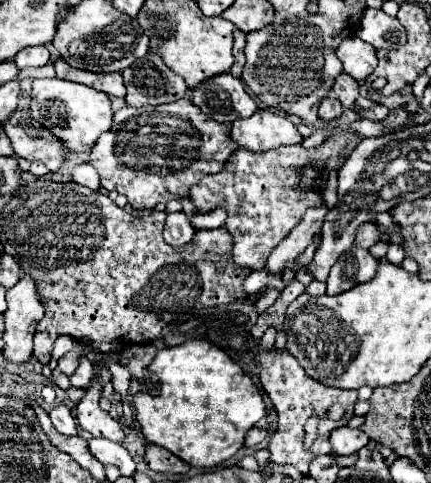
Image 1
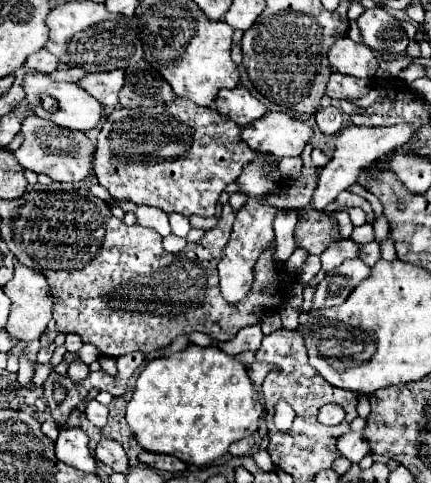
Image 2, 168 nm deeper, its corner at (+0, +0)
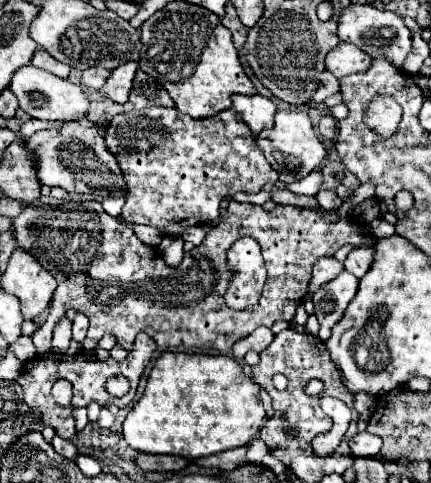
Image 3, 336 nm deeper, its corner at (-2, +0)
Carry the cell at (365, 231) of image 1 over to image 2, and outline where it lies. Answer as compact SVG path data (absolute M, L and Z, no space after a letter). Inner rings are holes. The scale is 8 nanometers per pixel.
M339 240L339 242L333 242L323 254L321 254L321 268L325 272L329 270L335 270L337 266L341 266L345 260L349 258L357 258L359 256L359 244L355 244L353 240Z

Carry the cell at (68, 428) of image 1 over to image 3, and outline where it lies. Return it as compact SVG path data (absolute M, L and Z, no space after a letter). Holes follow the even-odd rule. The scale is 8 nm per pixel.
M54 436L51 444L53 448L55 448L55 451L61 454L61 456L73 461L75 460L78 449L71 441L59 438L59 436Z

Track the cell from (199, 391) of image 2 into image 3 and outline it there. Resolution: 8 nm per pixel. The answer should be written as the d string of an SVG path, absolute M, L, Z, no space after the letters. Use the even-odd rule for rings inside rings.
M163 352L149 372L143 396L131 408L123 422L123 438L139 452L179 454L189 460L211 456L235 446L249 444L264 425L266 411L259 400L259 388L245 374L235 358L217 354Z

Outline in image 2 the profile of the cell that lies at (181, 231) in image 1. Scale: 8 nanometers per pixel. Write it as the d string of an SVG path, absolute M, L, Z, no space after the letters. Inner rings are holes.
M169 234L167 238L163 238L163 248L165 248L167 252L171 252L171 254L181 252L185 246L187 246L187 240L185 240L185 238L179 238L179 236L175 236L175 234Z

